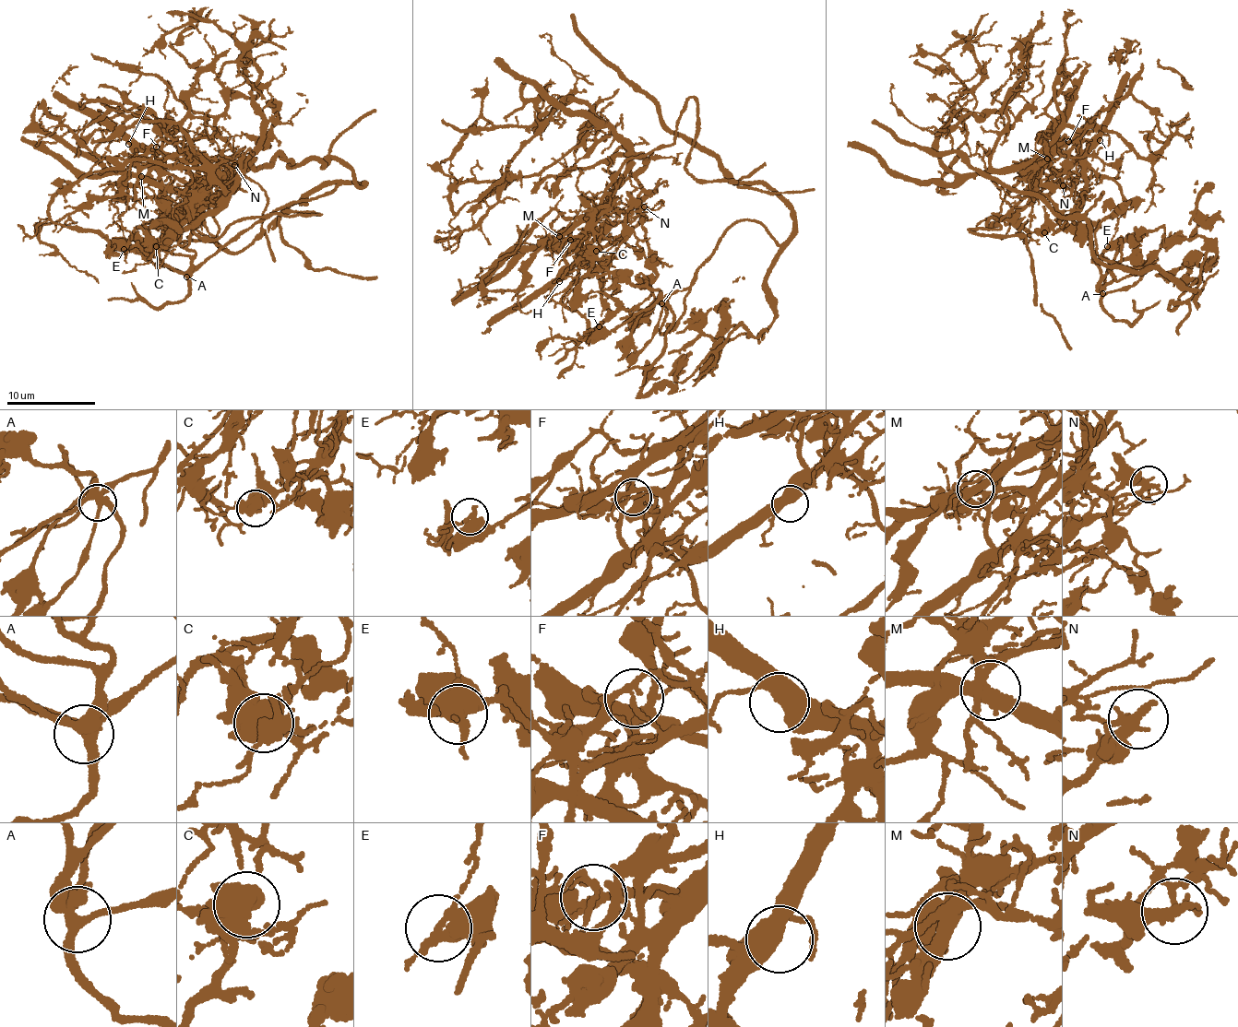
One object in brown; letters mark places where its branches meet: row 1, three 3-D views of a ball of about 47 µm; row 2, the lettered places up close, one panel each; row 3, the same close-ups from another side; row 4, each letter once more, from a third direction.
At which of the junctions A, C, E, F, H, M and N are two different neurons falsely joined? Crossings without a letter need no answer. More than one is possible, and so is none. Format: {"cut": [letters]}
{"cut": ["C", "E", "F", "M", "N"]}

